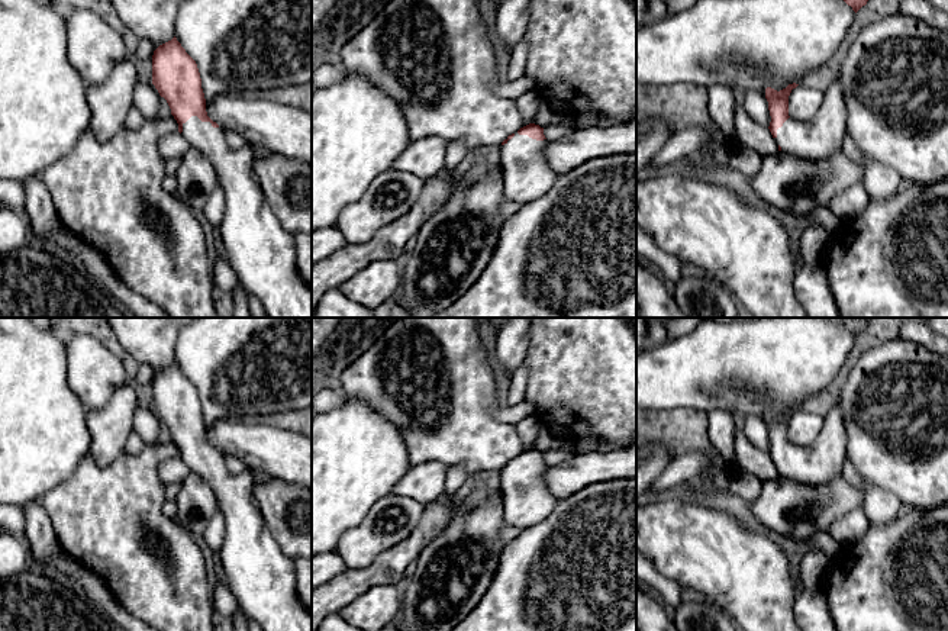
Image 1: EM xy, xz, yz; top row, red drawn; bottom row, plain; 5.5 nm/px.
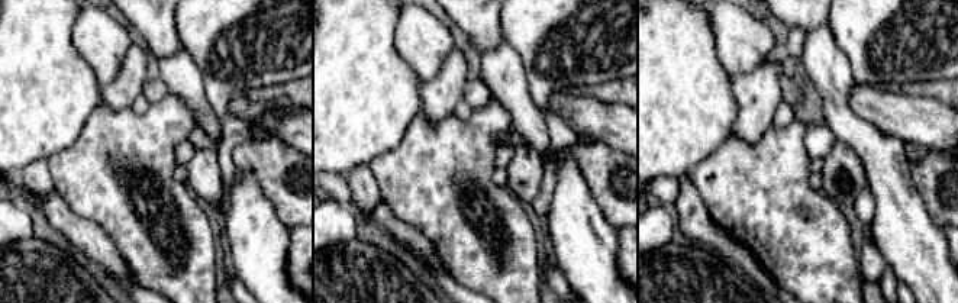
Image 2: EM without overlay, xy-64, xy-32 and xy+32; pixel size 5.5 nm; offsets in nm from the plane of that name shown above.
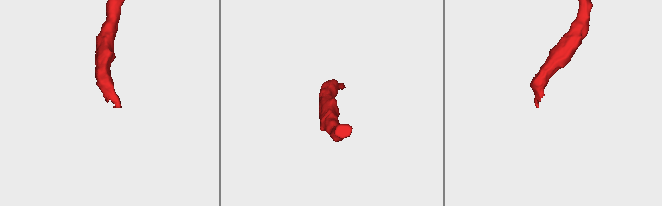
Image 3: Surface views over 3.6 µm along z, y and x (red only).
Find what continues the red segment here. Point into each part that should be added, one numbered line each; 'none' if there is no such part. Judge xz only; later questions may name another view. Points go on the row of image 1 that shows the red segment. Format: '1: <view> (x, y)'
1: xz (526, 176)

